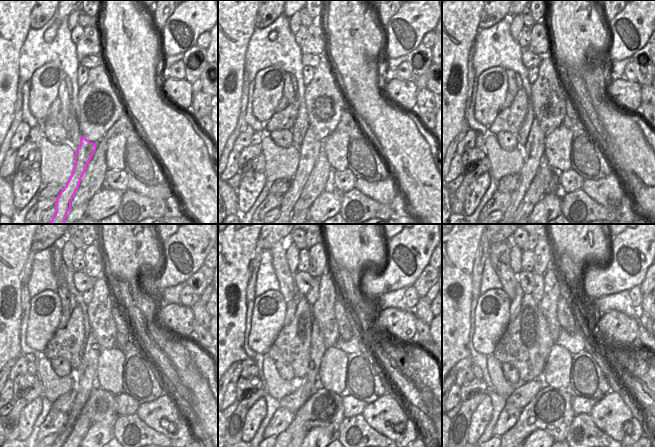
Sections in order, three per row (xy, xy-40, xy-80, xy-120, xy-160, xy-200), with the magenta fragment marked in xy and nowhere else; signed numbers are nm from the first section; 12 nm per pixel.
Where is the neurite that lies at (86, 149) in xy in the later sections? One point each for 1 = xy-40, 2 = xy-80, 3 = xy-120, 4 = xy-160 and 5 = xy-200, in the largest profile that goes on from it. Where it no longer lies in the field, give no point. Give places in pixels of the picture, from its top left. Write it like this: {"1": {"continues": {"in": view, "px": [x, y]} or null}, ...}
{"1": {"continues": {"in": "xy-40", "px": [309, 149]}}, "2": {"continues": {"in": "xy-80", "px": [533, 150]}}, "3": {"continues": {"in": "xy-120", "px": [84, 384]}}, "4": {"continues": {"in": "xy-160", "px": [318, 349]}}, "5": {"continues": {"in": "xy-200", "px": [545, 342]}}}

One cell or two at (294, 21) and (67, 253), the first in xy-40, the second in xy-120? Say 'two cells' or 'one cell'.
one cell

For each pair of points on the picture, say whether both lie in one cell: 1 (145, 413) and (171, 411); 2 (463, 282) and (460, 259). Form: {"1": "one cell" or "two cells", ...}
{"1": "one cell", "2": "one cell"}

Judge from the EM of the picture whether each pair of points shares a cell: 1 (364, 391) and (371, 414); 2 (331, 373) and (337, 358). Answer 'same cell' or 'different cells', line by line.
1: different cells
2: same cell

